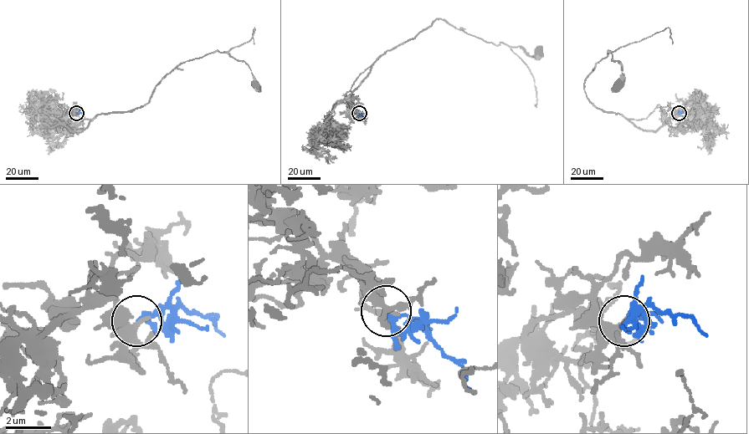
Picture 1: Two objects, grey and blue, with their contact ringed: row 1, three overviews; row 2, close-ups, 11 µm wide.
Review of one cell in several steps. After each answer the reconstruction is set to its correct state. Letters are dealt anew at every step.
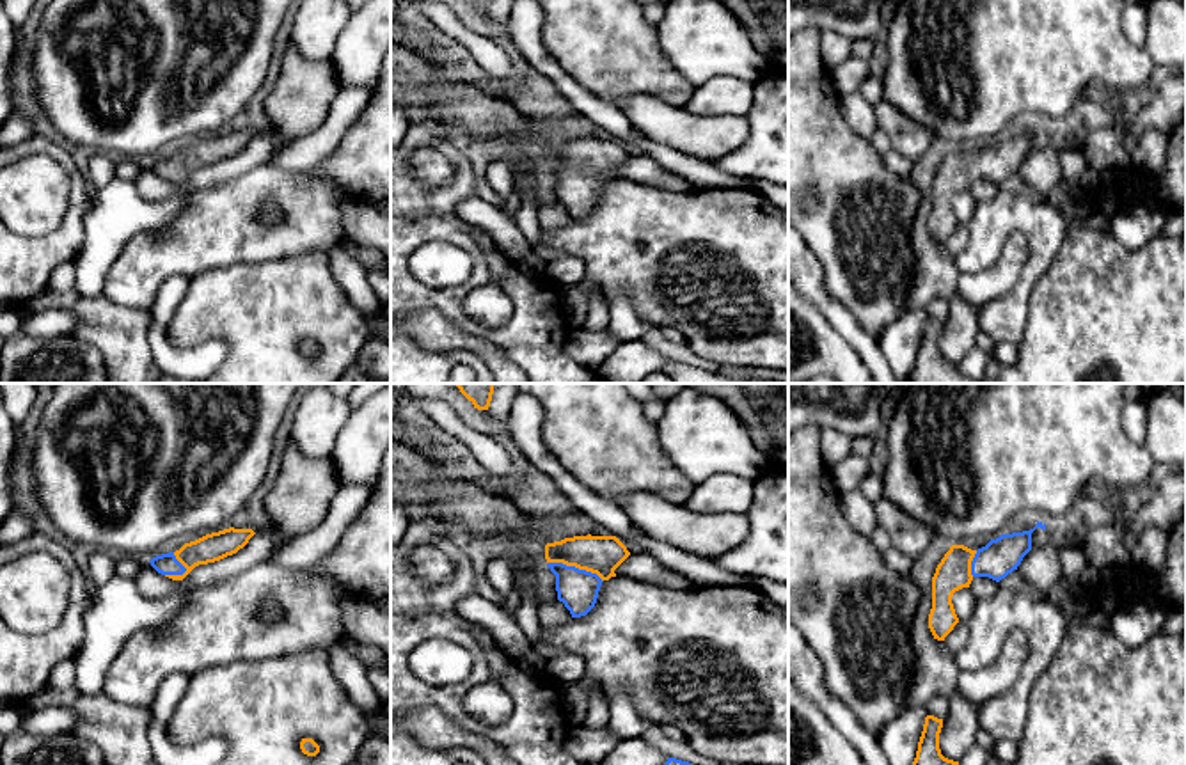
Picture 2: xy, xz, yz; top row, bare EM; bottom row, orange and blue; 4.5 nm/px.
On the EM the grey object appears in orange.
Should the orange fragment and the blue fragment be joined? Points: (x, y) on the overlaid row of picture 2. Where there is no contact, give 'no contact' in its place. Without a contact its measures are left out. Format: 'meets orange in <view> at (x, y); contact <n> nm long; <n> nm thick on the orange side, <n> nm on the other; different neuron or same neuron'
meets orange in xz at (576, 567); contact 260 nm long; 180 nm thick on the orange side, 180 nm on the other; same neuron

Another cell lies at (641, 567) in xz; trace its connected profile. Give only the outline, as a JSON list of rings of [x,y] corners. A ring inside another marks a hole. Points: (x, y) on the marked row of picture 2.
[[[630,554],[616,570],[616,575],[630,577],[646,584],[675,589],[694,591],[696,586],[684,575],[666,568],[652,554]]]

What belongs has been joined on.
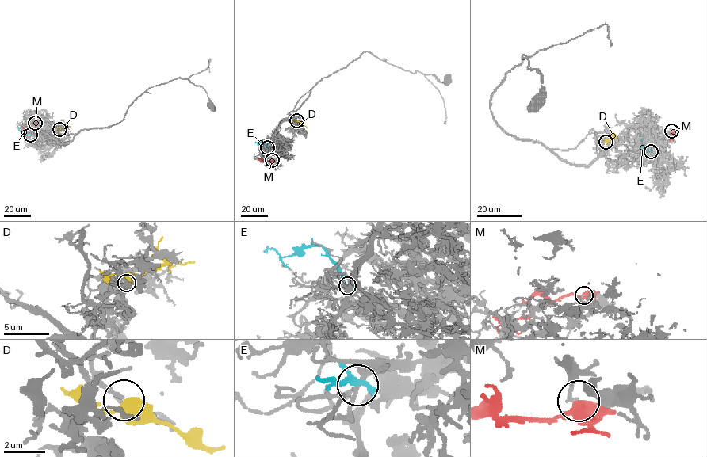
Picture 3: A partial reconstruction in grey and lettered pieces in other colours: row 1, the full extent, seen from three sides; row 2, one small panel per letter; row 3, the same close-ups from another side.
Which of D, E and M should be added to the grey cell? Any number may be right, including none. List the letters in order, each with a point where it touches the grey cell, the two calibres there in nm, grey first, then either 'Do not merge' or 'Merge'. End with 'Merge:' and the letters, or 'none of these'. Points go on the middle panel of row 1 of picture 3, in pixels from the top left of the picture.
D: Touches grey at (296, 120). Thickness 180 nm (grey) against 480 nm. Merge
E: Touches grey at (267, 147). Thickness 150 nm (grey) against 240 nm. Do not merge
M: Touches grey at (272, 160). Thickness 160 nm (grey) against 480 nm. Do not merge
Merge: D

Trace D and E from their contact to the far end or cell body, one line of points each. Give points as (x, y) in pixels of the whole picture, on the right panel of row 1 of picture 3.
D: (605, 142), (616, 136)
E: (651, 151), (641, 148), (643, 146), (642, 138)

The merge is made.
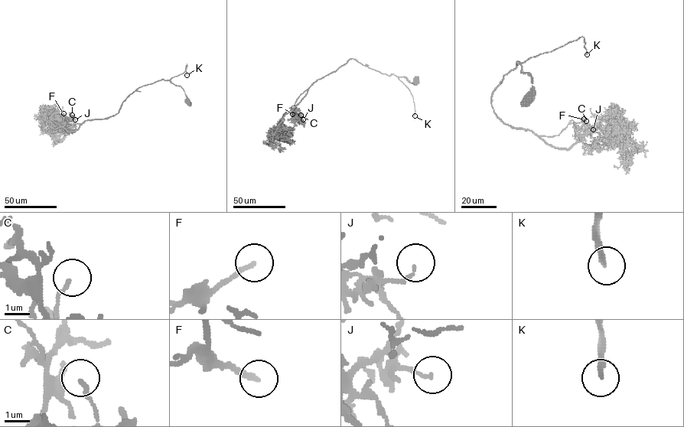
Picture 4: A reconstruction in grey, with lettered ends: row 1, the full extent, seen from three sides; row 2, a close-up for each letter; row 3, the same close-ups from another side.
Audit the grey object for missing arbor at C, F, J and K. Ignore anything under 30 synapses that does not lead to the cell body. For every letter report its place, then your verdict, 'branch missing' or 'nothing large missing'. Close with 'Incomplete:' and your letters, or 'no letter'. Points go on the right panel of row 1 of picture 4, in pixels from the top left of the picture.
C: at (586, 121); nothing large missing
F: at (584, 118); branch missing
J: at (593, 129); nothing large missing
K: at (587, 54); branch missing
Incomplete: F, K

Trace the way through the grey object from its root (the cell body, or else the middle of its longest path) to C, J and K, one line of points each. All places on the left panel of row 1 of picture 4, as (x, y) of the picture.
C: (187, 100), (180, 86), (162, 79), (138, 88), (115, 115), (86, 120), (67, 131), (63, 126), (72, 115)
J: (187, 100), (180, 86), (162, 79), (138, 88), (114, 115), (86, 120), (75, 131), (63, 126), (75, 119)
K: (187, 100), (184, 89), (170, 79), (183, 73), (187, 64), (187, 75)

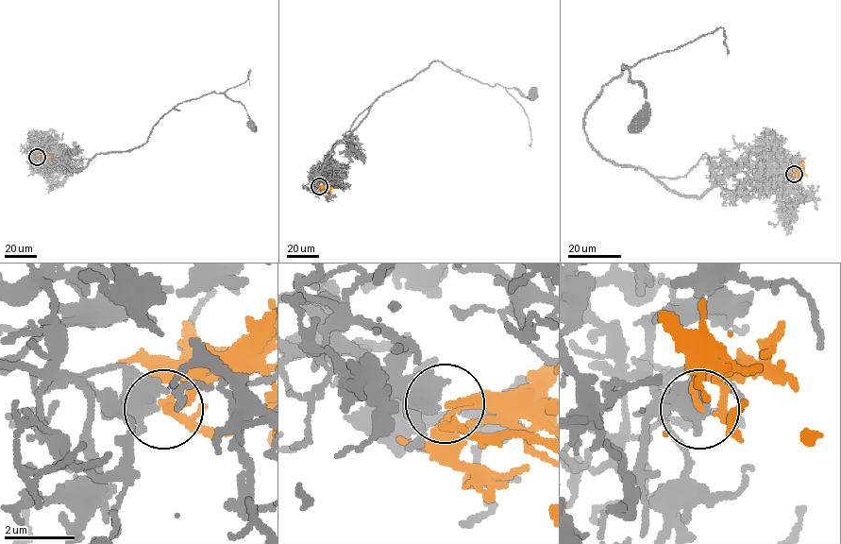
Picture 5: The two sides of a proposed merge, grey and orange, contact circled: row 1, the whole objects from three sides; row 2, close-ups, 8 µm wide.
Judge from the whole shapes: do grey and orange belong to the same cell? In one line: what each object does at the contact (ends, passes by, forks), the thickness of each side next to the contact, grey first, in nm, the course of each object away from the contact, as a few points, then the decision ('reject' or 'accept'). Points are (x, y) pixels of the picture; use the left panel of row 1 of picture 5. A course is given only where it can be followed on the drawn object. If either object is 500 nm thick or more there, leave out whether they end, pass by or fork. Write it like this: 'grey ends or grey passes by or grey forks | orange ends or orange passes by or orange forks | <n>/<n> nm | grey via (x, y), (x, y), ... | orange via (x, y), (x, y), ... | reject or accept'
600/170 nm | grey via (37, 157), (38, 166), (81, 170), (96, 154), (142, 145), (163, 115), (213, 92), (240, 102), (251, 124) | orange via (37, 157), (56, 157) | accept

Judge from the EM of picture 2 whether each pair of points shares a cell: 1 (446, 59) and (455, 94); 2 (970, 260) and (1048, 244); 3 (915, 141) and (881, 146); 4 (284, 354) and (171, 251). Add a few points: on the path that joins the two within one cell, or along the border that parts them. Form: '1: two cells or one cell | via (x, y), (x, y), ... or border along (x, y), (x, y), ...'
1: two cells | border along (414, 52), (450, 73), (474, 80), (487, 91)
2: one cell | via (989, 240), (1005, 224), (1028, 224)
3: two cells | border along (877, 126), (892, 148)
4: two cells | border along (237, 263), (203, 268), (189, 277)

